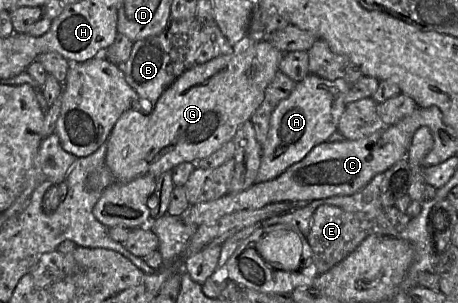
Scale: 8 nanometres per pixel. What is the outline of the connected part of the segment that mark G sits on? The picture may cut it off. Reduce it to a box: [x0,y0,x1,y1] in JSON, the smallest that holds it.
[105,40,283,182]

